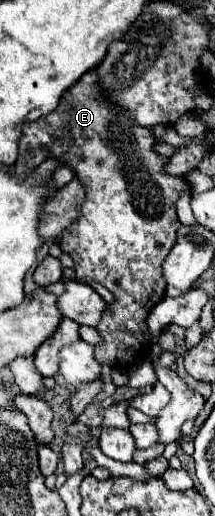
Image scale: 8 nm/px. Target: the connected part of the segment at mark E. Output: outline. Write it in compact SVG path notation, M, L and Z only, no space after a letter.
M94 69L82 75L82 79L76 85L72 85L68 93L64 93L54 113L24 125L22 139L18 145L24 161L24 167L20 167L18 155L16 161L18 175L22 175L24 169L38 167L48 157L58 157L60 161L64 161L64 165L76 171L76 177L82 177L82 181L86 181L86 201L82 205L82 213L68 229L64 229L60 247L74 259L76 281L100 283L114 295L114 301L108 303L100 323L96 325L102 343L94 345L94 357L100 365L110 365L122 373L128 373L144 359L150 359L152 343L148 339L146 317L152 305L156 305L166 293L166 281L162 277L162 261L176 245L176 231L182 223L176 215L174 203L178 199L178 191L188 187L188 183L184 177L166 175L164 171L166 159L152 149L154 137L150 129L132 125L132 119L126 111L116 109L102 97L102 87Z

